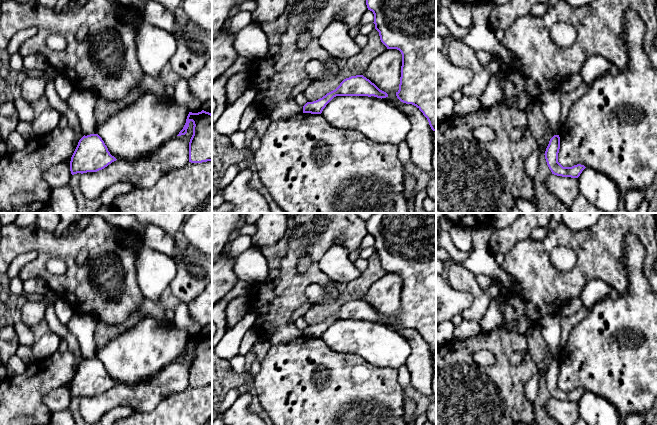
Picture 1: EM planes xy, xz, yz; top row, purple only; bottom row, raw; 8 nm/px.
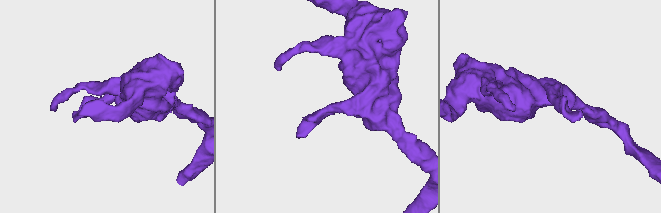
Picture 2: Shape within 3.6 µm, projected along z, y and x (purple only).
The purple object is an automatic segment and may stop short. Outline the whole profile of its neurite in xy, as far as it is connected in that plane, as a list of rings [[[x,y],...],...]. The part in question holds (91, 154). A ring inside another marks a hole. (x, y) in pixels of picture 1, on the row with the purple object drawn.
[[[98,134],[83,136],[71,157],[71,174],[97,172],[117,159],[110,154]]]

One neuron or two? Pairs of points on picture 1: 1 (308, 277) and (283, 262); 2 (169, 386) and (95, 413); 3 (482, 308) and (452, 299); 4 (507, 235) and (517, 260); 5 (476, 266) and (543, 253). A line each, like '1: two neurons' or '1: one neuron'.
1: one neuron
2: one neuron
3: two neurons
4: two neurons
5: two neurons

